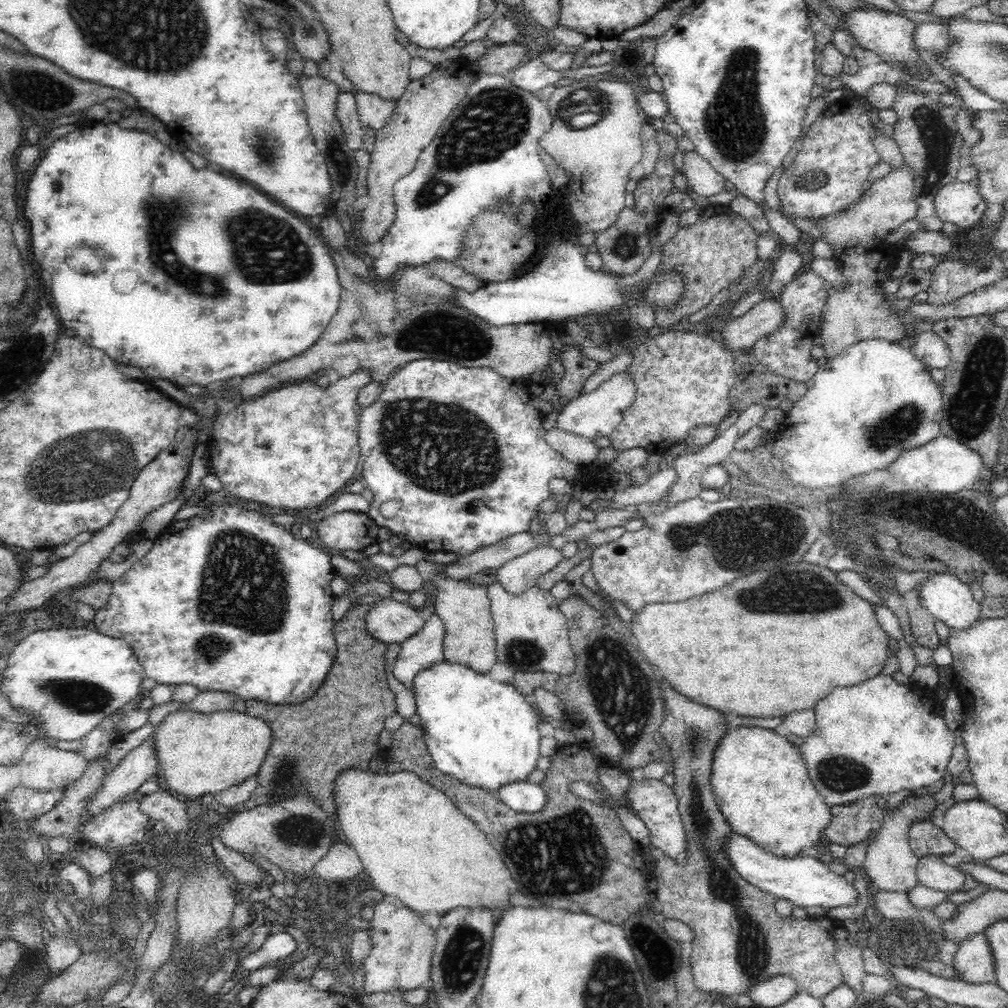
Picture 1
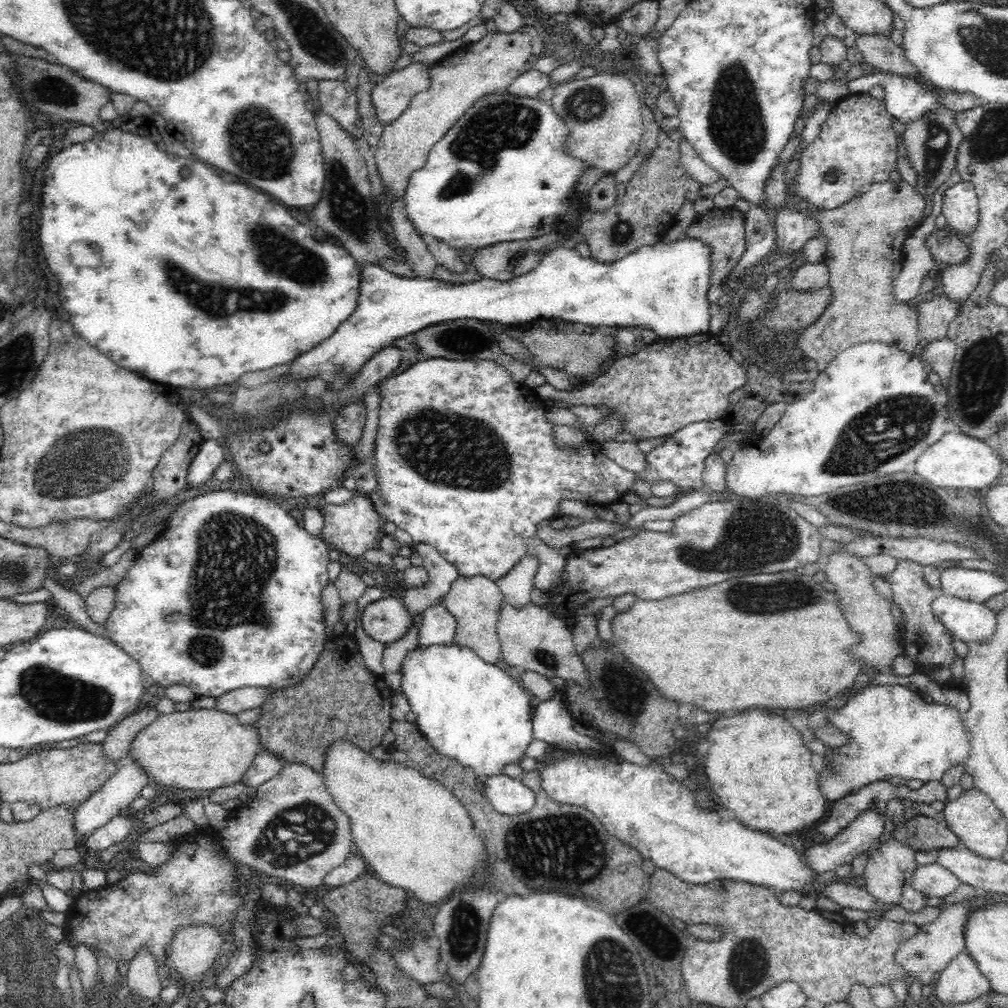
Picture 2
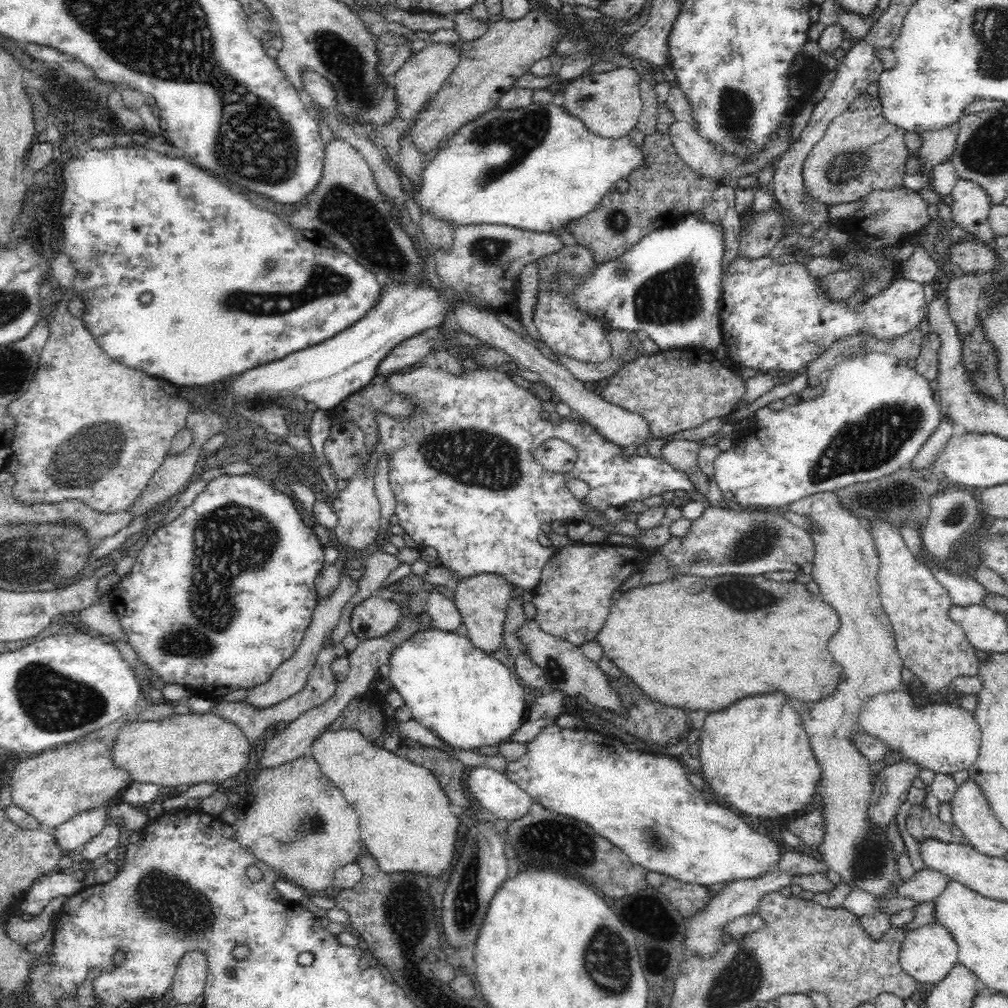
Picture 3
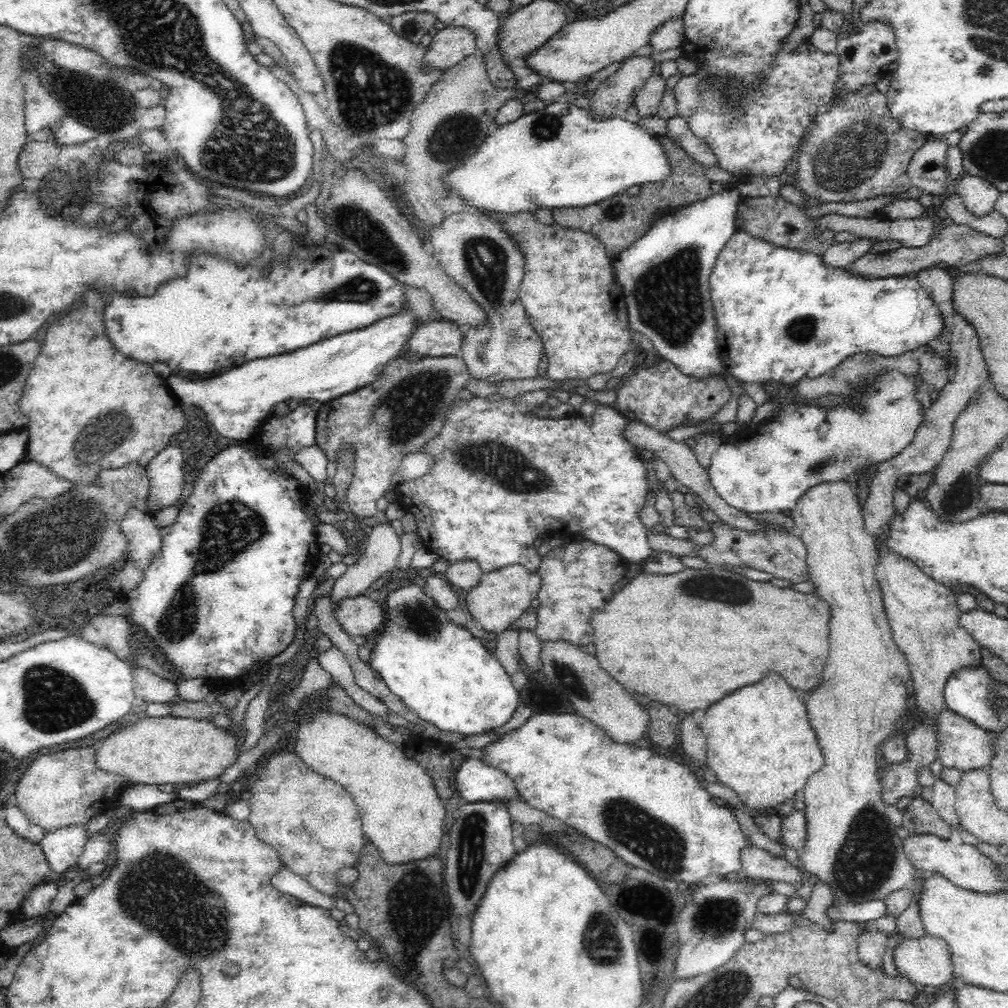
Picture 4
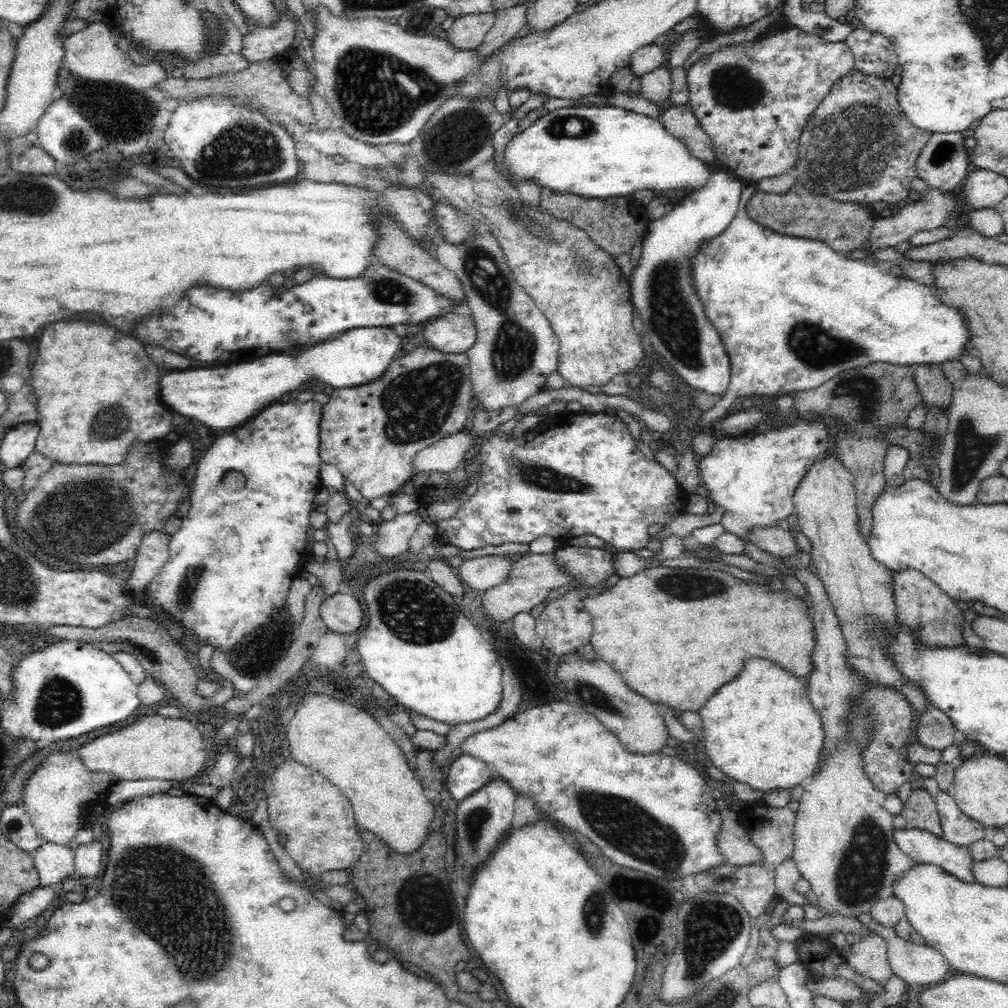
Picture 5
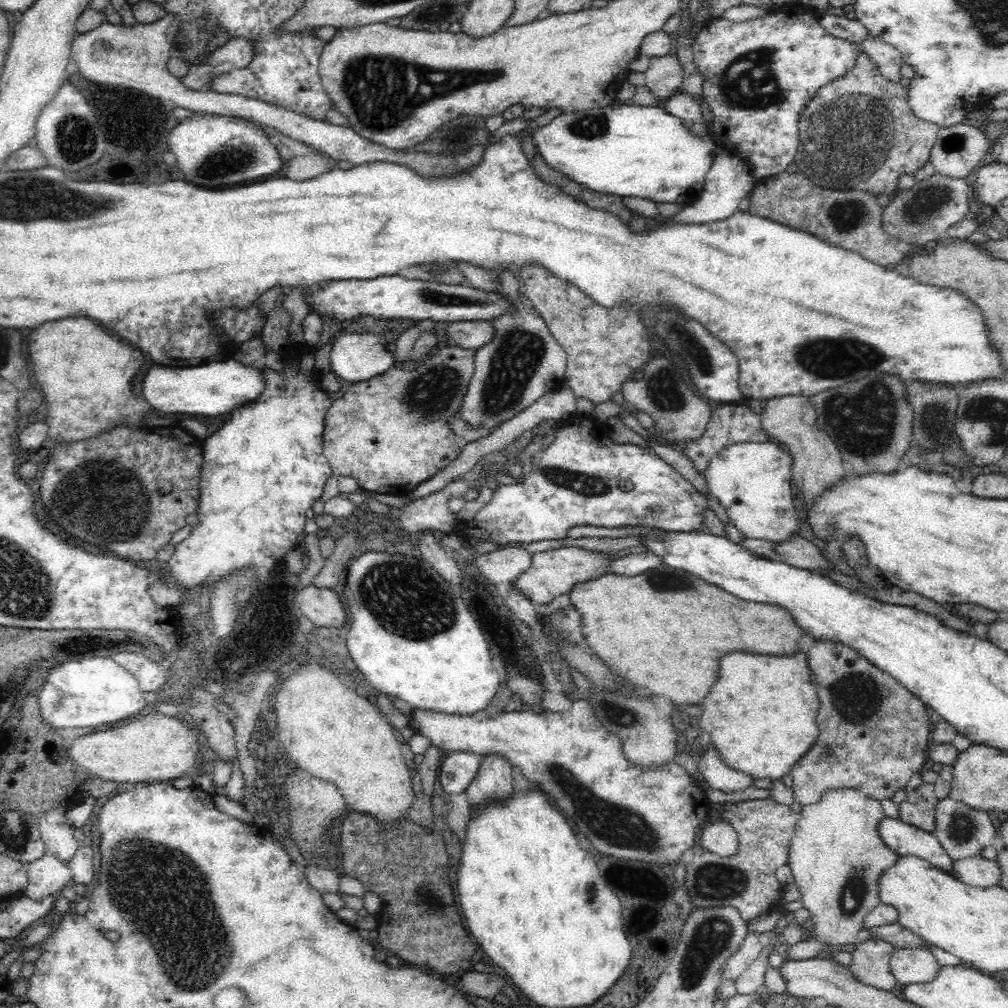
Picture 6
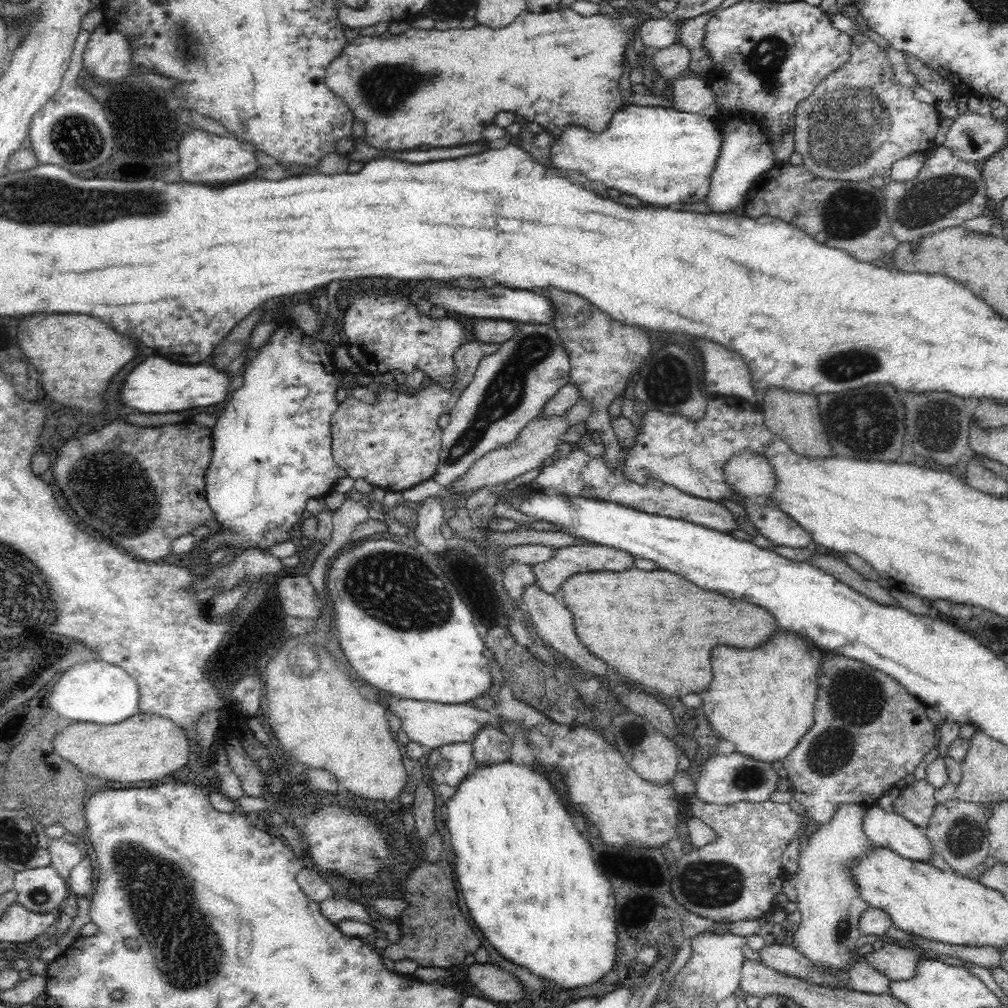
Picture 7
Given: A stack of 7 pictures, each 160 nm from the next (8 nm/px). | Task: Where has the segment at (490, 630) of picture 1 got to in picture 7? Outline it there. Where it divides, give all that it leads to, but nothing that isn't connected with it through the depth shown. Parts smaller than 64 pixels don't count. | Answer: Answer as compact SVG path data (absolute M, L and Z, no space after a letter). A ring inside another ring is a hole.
M585 542L561 547L556 550L551 559L548 559L546 562L539 562L532 567L536 575L535 584L545 593L559 594L560 586L567 578L570 578L572 574L591 573L594 572L594 570L614 572L630 570L635 567L635 558L630 553L625 553L618 549Z

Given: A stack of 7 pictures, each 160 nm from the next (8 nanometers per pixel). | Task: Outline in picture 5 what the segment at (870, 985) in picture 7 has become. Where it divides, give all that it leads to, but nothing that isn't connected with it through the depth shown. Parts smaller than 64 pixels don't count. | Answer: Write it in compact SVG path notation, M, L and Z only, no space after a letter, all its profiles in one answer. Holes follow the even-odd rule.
M879 935L866 936L848 952L848 965L859 975L885 983L892 975L887 961L887 943Z

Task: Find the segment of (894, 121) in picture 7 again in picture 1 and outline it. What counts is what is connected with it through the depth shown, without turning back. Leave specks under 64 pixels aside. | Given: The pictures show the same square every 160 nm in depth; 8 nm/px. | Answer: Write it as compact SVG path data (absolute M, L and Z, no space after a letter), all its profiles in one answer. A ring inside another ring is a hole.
M845 95L841 100L832 102L822 116L812 123L810 130L804 136L802 146L793 159L793 163L788 166L786 172L783 172L777 183L782 213L786 217L801 216L802 218L812 217L813 221L819 220L820 217L828 217L832 213L854 205L862 196L864 182L874 166L881 161L876 146L883 138L870 120L866 102L857 100L858 98L854 96Z

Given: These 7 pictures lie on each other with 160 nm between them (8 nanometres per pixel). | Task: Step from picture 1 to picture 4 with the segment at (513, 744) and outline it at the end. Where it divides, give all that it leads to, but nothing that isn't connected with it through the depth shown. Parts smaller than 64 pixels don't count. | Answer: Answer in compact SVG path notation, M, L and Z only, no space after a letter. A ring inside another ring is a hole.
M410 583L394 589L387 594L385 604L383 611L386 617L374 639L368 665L412 712L440 730L457 732L464 737L498 729L512 718L519 694L507 671L494 654L488 652L484 640L472 635L466 626L450 619L446 610L442 610L433 596L426 593L424 586ZM467 756L460 764L455 778L462 802L509 802L510 798L518 796L512 779L503 770L484 764L480 759L471 756Z

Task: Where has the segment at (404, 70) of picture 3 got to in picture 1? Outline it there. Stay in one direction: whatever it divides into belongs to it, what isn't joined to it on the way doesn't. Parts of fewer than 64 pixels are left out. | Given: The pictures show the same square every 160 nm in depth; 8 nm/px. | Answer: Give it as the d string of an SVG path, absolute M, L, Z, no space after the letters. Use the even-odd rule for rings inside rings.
M355 93L357 113L364 129L380 130L391 118L396 101L385 100L374 93Z

